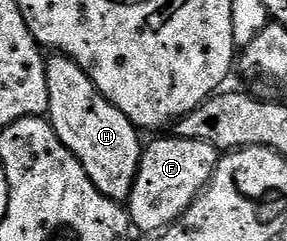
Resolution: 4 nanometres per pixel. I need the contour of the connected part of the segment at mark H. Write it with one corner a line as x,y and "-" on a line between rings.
52,55
46,65
49,119
57,138
61,138
63,145
78,158
85,174
89,174
93,186
97,186
101,194
116,202
127,201
145,147
144,141
139,141
140,129
99,93
85,70
81,70
69,56

